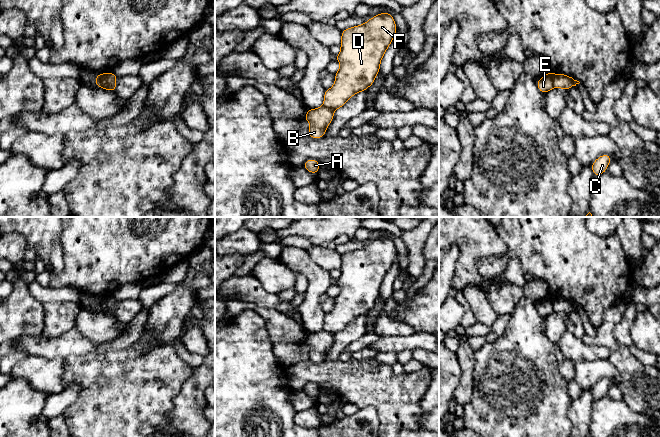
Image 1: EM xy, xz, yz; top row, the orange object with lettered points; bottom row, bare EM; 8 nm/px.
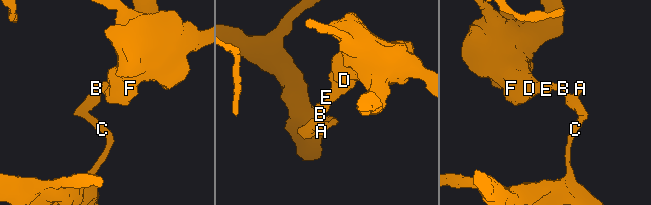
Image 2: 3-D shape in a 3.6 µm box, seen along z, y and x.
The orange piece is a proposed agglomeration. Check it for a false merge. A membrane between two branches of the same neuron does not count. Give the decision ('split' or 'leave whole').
split

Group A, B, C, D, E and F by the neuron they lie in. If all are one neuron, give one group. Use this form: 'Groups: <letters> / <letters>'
Groups: A B C / D E F

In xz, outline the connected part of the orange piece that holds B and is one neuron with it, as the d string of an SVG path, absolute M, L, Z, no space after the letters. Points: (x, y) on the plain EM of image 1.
M324 330L314 333L308 333L305 341L310 347L308 360L313 363L319 363L325 360L326 353L333 345L334 335Z

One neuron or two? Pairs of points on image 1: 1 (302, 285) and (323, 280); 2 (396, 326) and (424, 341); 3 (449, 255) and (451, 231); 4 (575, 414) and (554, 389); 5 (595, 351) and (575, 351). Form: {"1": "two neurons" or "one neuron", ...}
{"1": "two neurons", "2": "two neurons", "3": "two neurons", "4": "two neurons", "5": "one neuron"}

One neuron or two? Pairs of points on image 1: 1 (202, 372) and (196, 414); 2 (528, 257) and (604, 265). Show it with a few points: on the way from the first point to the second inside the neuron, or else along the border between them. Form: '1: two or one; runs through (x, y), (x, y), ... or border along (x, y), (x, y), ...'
1: one; runs through (199, 382), (199, 388), (196, 391), (196, 404)
2: one; runs through (547, 257), (568, 257), (577, 265), (585, 265)

